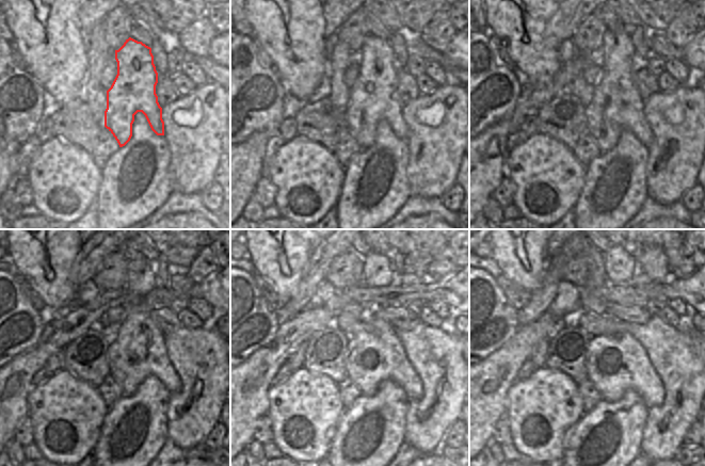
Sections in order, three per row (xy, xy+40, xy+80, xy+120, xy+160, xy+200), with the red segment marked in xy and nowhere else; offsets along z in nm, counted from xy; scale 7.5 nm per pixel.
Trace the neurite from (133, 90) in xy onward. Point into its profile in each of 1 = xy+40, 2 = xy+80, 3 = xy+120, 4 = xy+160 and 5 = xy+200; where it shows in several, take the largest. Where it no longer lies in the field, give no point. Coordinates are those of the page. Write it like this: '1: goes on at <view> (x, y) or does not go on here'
1: goes on at xy+40 (373, 97)
2: goes on at xy+80 (617, 105)
3: goes on at xy+120 (139, 350)
4: goes on at xy+160 (375, 354)
5: goes on at xy+200 (617, 363)

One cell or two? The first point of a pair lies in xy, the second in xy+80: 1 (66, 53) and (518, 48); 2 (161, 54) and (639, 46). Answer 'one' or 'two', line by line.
1: one
2: one

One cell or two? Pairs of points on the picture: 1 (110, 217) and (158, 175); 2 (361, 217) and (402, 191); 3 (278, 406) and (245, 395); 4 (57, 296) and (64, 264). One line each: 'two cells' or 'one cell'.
1: one cell
2: one cell
3: two cells
4: one cell

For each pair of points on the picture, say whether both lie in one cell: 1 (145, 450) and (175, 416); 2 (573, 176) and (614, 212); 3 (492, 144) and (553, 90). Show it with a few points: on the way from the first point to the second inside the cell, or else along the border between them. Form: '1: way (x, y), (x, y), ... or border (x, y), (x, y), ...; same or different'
1: border (169, 401), (166, 410), (167, 437); different
2: border (587, 167), (582, 189), (573, 208); different
3: way (500, 131), (535, 98); same

